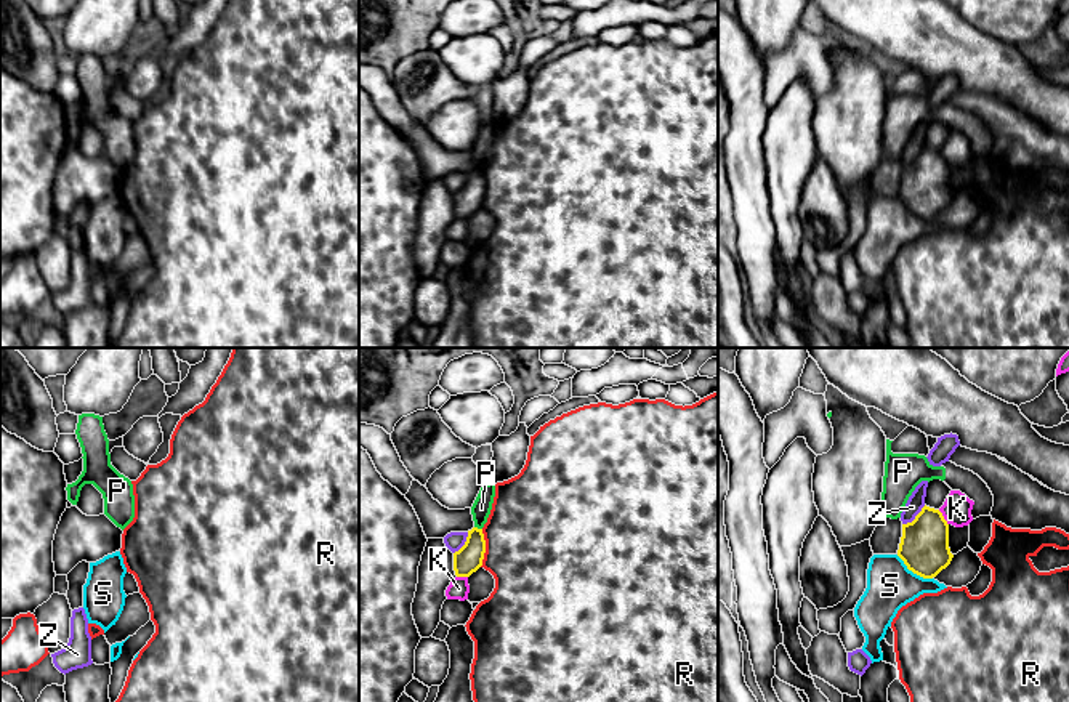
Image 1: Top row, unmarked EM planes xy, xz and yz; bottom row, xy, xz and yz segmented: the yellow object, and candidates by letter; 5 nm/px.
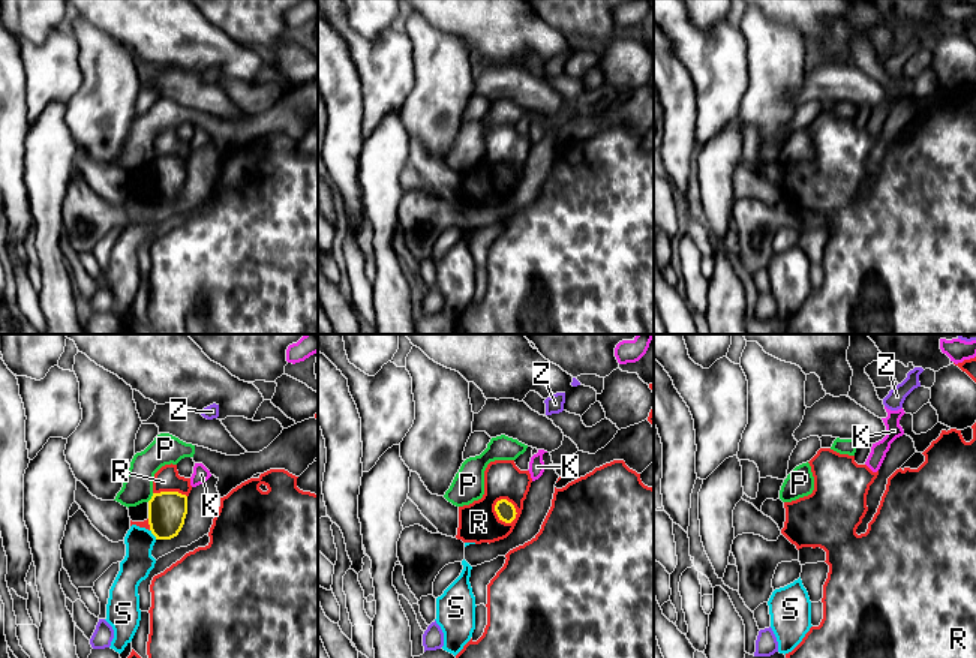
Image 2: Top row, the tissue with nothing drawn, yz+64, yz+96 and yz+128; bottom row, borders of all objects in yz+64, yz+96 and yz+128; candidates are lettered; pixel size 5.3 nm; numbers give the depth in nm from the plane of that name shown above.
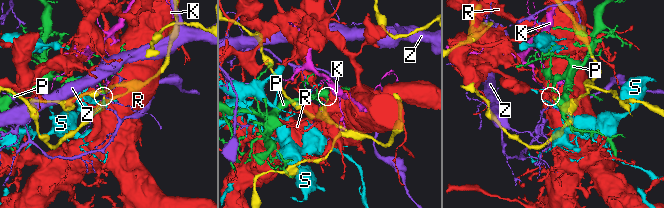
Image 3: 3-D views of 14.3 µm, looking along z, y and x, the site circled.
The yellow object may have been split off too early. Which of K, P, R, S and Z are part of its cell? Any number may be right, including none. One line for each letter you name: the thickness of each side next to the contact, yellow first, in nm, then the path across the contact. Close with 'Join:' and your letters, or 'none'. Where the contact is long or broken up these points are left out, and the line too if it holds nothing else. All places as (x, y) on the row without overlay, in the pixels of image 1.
Join: none

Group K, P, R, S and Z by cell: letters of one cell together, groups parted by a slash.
K / P / R / S / Z

